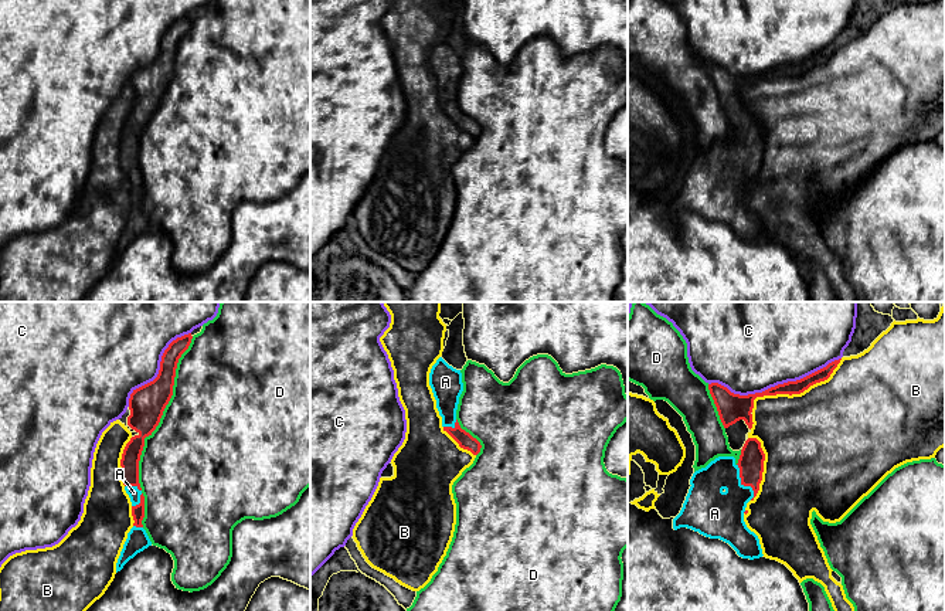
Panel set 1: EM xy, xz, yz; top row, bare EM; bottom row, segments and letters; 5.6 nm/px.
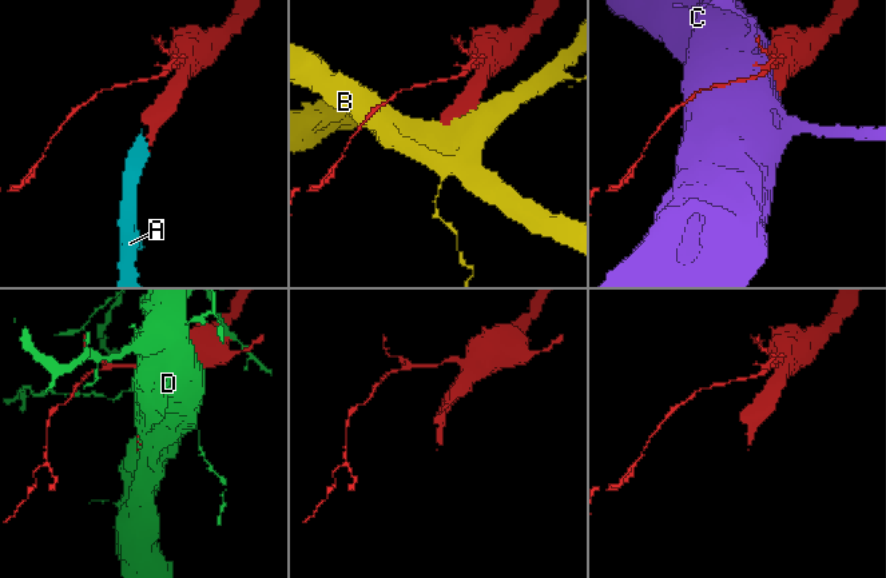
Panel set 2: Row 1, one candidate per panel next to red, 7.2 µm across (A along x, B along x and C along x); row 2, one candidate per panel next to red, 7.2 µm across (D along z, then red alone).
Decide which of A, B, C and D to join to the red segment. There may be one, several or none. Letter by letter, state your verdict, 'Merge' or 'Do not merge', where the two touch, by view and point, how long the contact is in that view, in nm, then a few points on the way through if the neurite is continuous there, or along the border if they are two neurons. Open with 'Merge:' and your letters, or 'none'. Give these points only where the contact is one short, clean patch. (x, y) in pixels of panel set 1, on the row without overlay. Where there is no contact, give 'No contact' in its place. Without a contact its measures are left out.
Merge: A
A: Merge. Touches red at yz (743, 166). Shared border 220 nm. Path across: yz (751, 143), (743, 166), (714, 196)
B: Do not merge. Touches red at yz (794, 75). Shared border 600 nm
C: Do not merge. Touches red at yz (775, 68). Shared border 750 nm
D: Do not merge. Touches red at xy (162, 95). Shared border 900 nm

